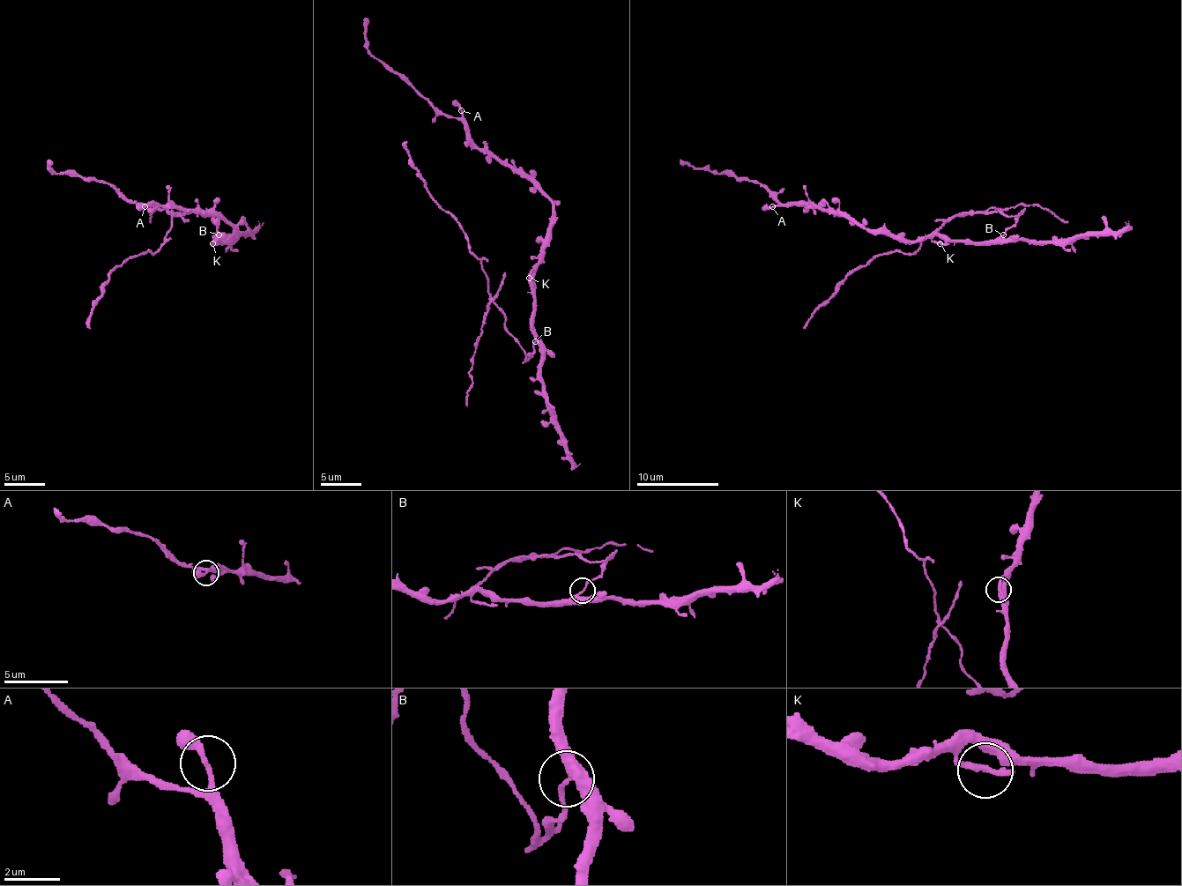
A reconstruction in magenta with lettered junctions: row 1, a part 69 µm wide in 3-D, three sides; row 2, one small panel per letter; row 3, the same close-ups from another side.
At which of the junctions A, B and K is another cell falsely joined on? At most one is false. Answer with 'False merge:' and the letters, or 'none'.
False merge: B

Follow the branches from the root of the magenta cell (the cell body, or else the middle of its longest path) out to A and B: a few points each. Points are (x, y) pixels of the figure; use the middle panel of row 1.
A: (533, 282), (535, 264), (552, 219), (552, 202), (529, 180), (473, 143), (461, 110)
B: (533, 282), (535, 342)

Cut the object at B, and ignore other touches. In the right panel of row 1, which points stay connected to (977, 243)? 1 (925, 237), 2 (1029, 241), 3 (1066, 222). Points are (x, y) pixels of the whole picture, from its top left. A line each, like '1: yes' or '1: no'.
1: yes
2: yes
3: no

